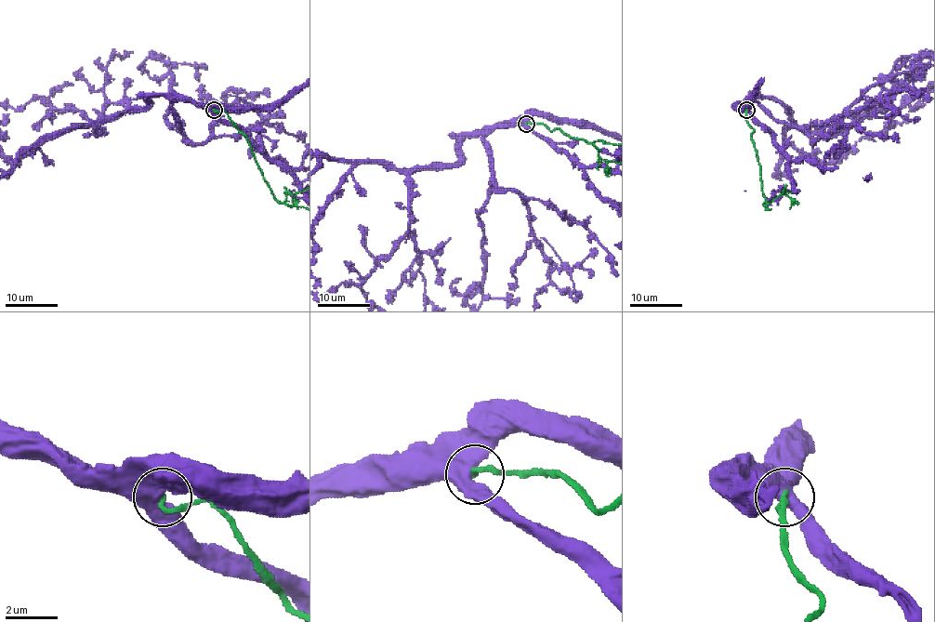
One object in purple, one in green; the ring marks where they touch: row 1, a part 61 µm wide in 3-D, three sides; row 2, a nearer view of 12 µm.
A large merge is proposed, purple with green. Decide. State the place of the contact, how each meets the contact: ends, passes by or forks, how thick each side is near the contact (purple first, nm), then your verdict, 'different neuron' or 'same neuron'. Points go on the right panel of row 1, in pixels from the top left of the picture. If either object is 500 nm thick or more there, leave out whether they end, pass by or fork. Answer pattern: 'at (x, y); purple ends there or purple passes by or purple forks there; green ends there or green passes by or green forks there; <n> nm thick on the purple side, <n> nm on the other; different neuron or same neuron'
at (746, 110); 600 nm thick on the purple side, 200 nm on the other; different neuron

